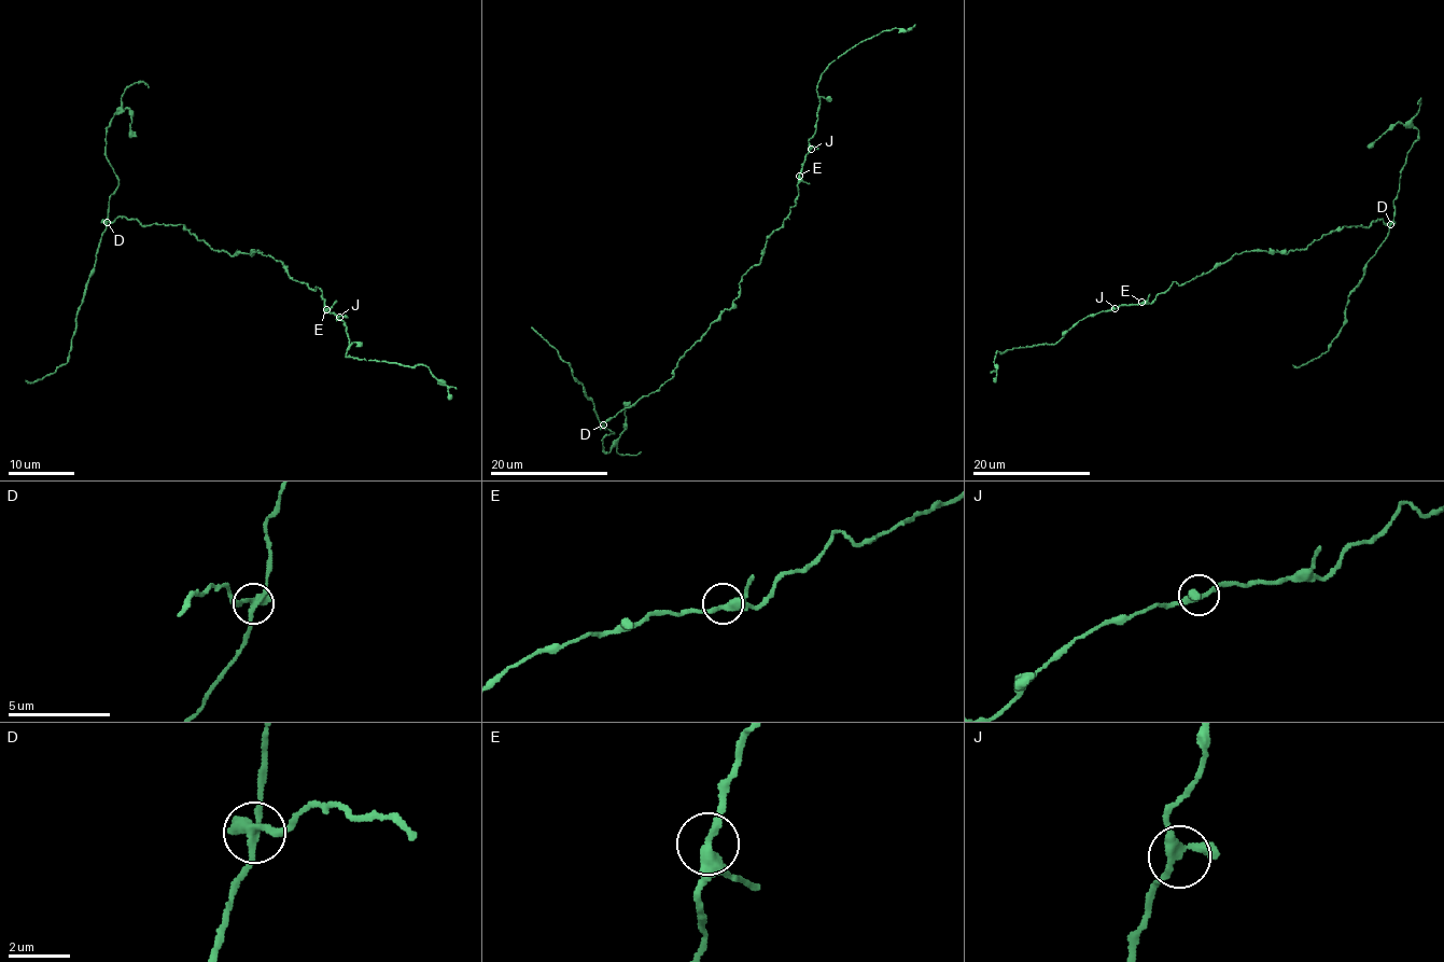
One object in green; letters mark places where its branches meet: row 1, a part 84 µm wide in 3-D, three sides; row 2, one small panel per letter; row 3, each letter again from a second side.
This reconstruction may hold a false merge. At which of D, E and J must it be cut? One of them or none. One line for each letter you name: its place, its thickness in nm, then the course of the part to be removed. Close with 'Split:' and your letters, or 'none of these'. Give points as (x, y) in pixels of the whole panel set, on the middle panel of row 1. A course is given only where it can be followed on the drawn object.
D: Place: (603, 424). Thickness 320 nm. Course of the part to remove: (603, 424), (592, 401), (585, 395), (584, 386), (569, 365), (531, 328)
Split: D

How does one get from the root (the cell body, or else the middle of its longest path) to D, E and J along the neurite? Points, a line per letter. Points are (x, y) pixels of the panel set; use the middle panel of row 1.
D: (735, 297), (732, 305), (680, 358), (670, 379), (603, 424)
E: (735, 297), (742, 277), (759, 262), (767, 238), (782, 225), (795, 205), (799, 176)
J: (735, 297), (742, 277), (759, 262), (767, 238), (782, 225), (795, 205), (800, 165), (811, 149)

